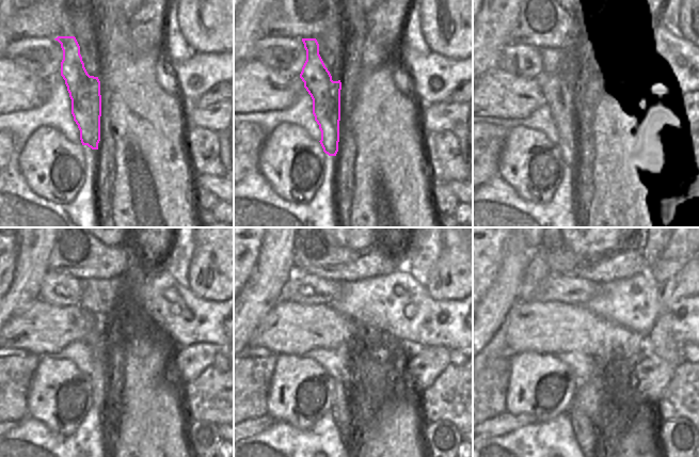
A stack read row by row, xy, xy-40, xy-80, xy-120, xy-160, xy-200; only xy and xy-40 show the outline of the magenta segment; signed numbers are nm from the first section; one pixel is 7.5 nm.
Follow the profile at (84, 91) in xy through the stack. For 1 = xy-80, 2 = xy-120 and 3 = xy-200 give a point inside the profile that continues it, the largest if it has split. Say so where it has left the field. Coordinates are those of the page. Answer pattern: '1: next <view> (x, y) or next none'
1: next xy-80 (560, 87)
2: next xy-120 (97, 378)
3: next xy-200 (586, 434)

